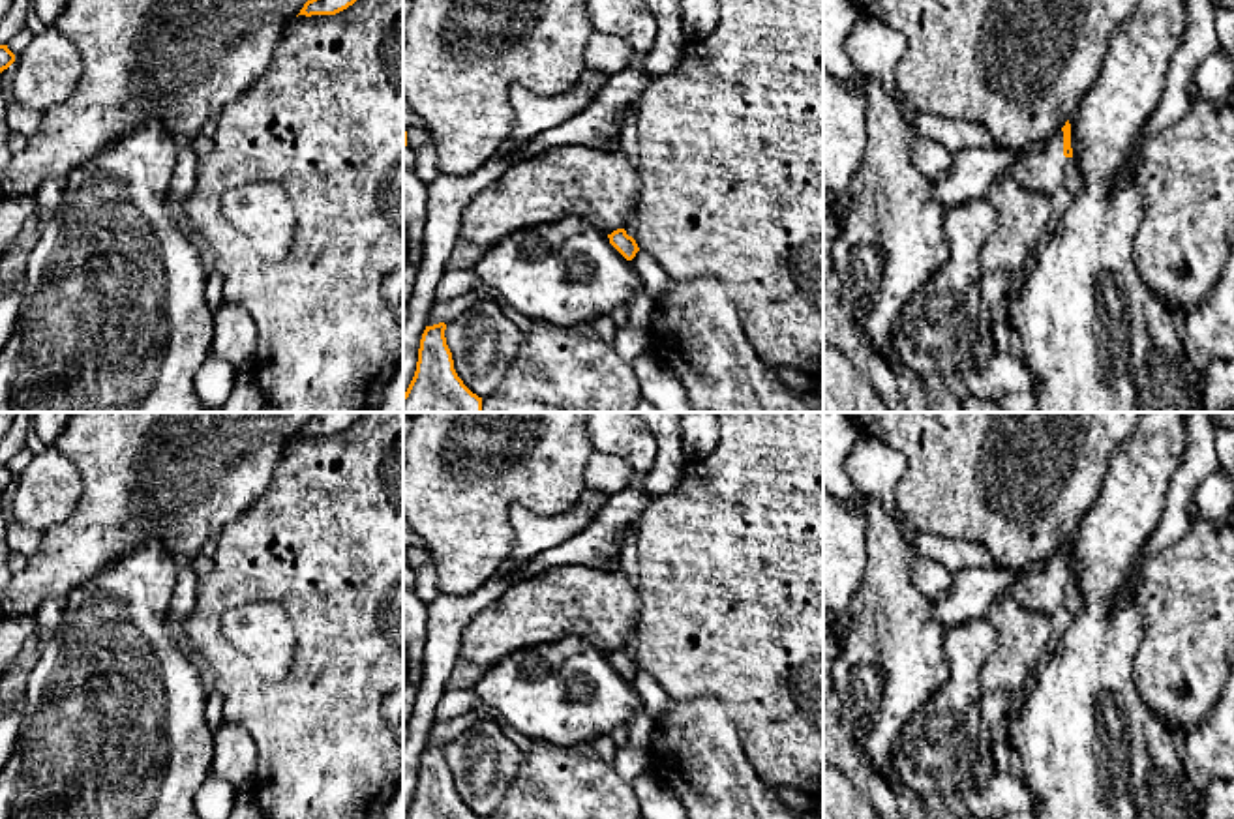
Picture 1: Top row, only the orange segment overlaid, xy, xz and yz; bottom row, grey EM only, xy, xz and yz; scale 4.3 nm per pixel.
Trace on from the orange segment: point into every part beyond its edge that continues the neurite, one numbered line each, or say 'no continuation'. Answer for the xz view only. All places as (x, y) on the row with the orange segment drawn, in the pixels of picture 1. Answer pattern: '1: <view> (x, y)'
no continuation

